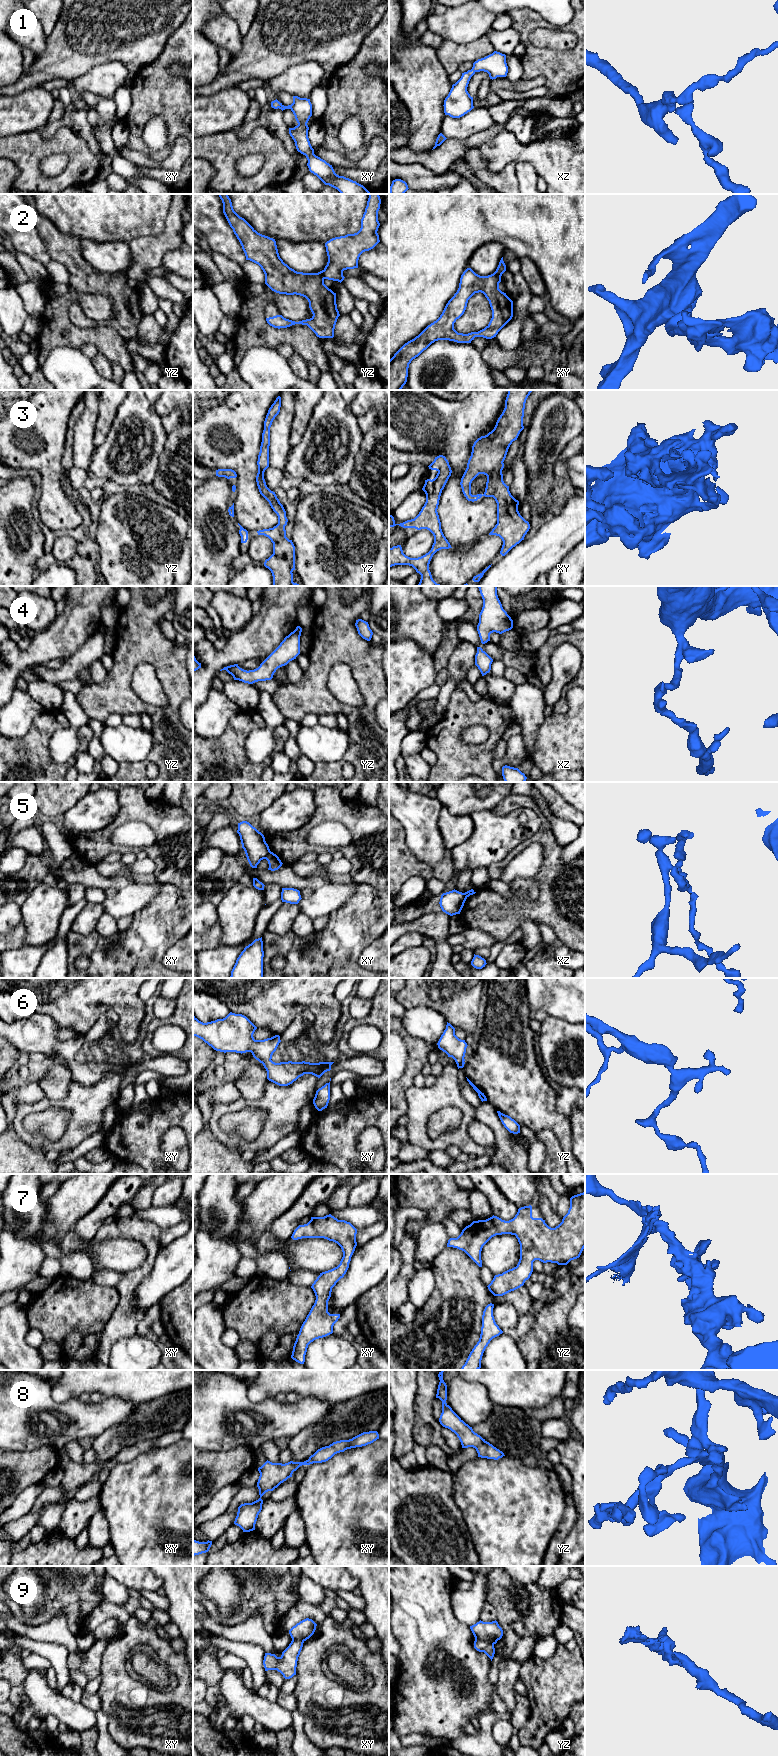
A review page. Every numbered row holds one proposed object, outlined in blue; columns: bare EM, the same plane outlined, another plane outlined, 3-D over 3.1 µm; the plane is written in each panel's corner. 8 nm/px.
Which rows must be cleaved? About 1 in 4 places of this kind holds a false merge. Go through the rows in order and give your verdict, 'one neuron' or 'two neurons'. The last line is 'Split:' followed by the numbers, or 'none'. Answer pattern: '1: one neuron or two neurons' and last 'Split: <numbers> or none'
1: one neuron
2: two neurons
3: one neuron
4: one neuron
5: two neurons
6: one neuron
7: one neuron
8: one neuron
9: two neurons
Split: 2, 5, 9

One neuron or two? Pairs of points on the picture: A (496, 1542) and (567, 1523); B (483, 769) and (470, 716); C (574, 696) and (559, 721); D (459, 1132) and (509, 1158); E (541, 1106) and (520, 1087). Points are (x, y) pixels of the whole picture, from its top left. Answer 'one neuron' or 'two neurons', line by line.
A: two neurons
B: one neuron
C: one neuron
D: two neurons
E: one neuron

